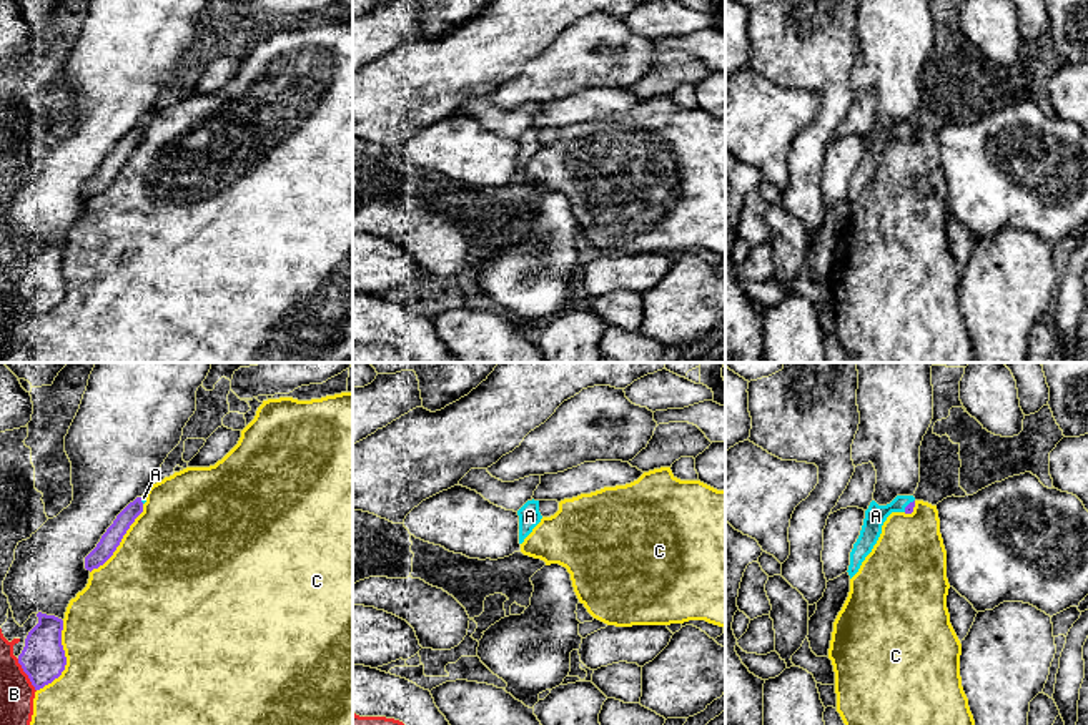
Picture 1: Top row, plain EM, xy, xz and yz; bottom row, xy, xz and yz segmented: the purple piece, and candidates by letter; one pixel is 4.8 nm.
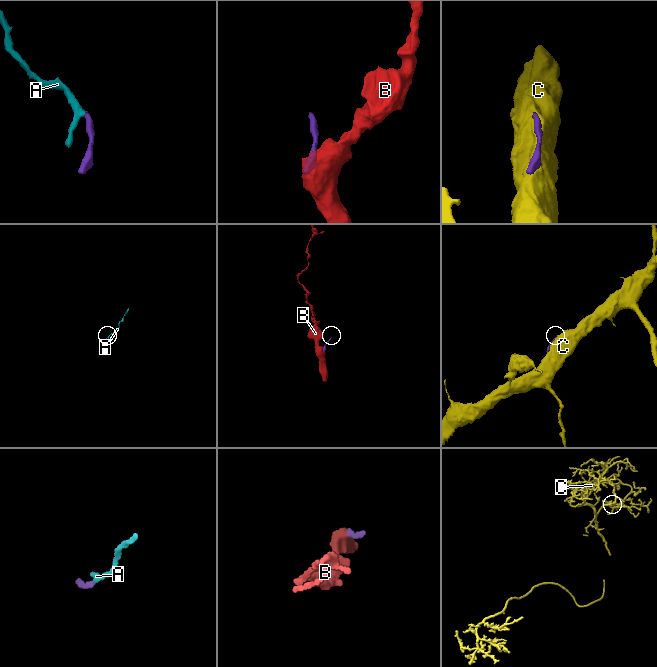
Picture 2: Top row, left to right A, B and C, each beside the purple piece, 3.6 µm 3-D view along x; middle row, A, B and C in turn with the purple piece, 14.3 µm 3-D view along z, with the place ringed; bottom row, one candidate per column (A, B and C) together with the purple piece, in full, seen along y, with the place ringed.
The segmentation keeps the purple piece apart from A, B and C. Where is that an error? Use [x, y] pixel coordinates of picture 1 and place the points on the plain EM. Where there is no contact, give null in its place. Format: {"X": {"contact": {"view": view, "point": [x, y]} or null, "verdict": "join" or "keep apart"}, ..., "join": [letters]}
{"A": {"contact": {"view": "yz", "point": [907, 133]}, "verdict": "join"}, "B": {"contact": {"view": "xy", "point": [27, 301]}, "verdict": "keep apart"}, "C": {"contact": {"view": "xy", "point": [65, 286]}, "verdict": "keep apart"}, "join": ["A"]}

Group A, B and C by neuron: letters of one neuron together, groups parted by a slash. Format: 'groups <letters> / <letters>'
groups A / B / C

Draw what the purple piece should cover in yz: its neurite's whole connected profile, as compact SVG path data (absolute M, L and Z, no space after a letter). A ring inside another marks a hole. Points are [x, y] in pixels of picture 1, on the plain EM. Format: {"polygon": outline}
{"polygon": "M897 123L890 131L878 133L875 128L870 130L865 138L863 153L853 176L850 180L848 203L850 206L858 200L865 185L872 180L877 171L882 153L892 140L912 141L915 135L913 123Z"}

